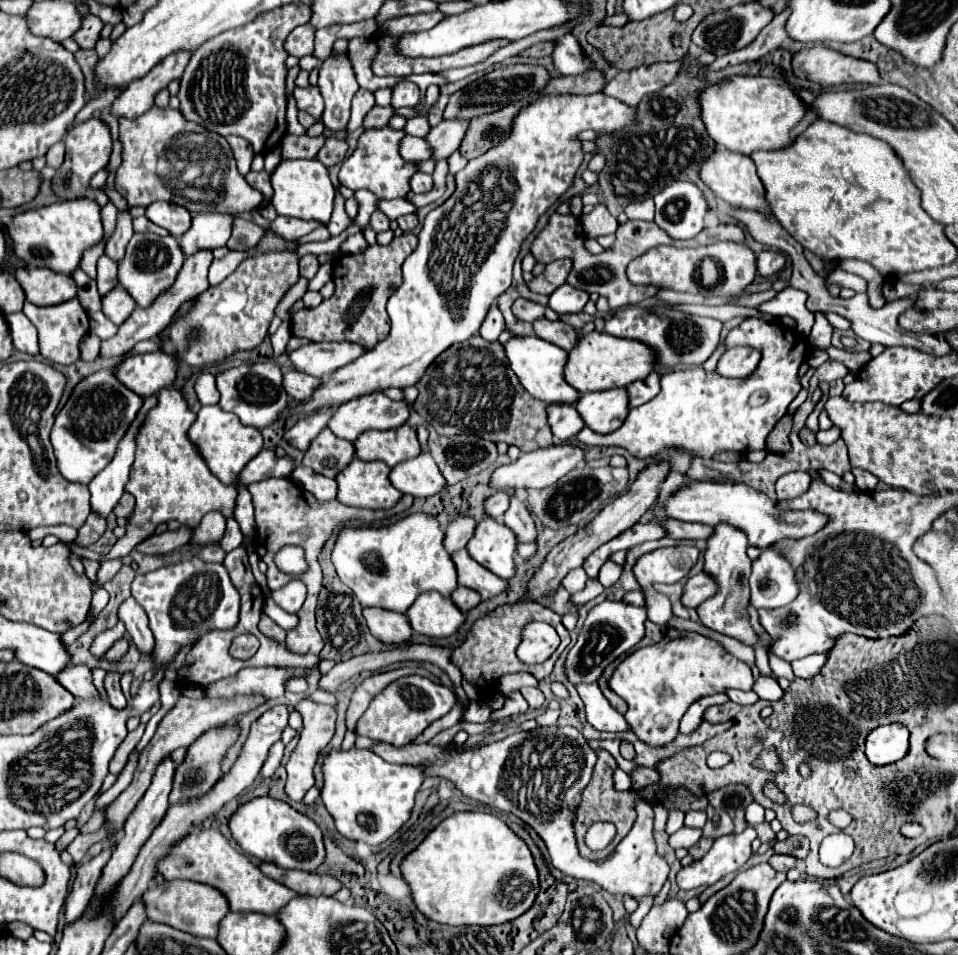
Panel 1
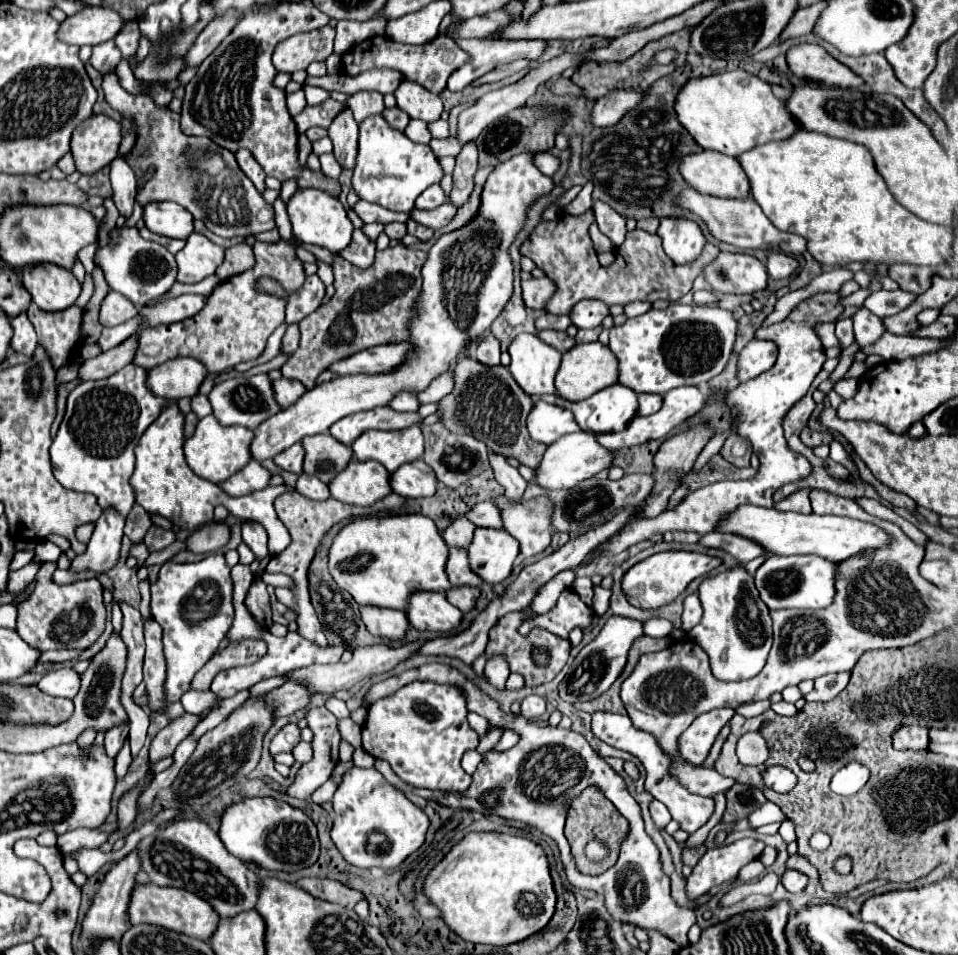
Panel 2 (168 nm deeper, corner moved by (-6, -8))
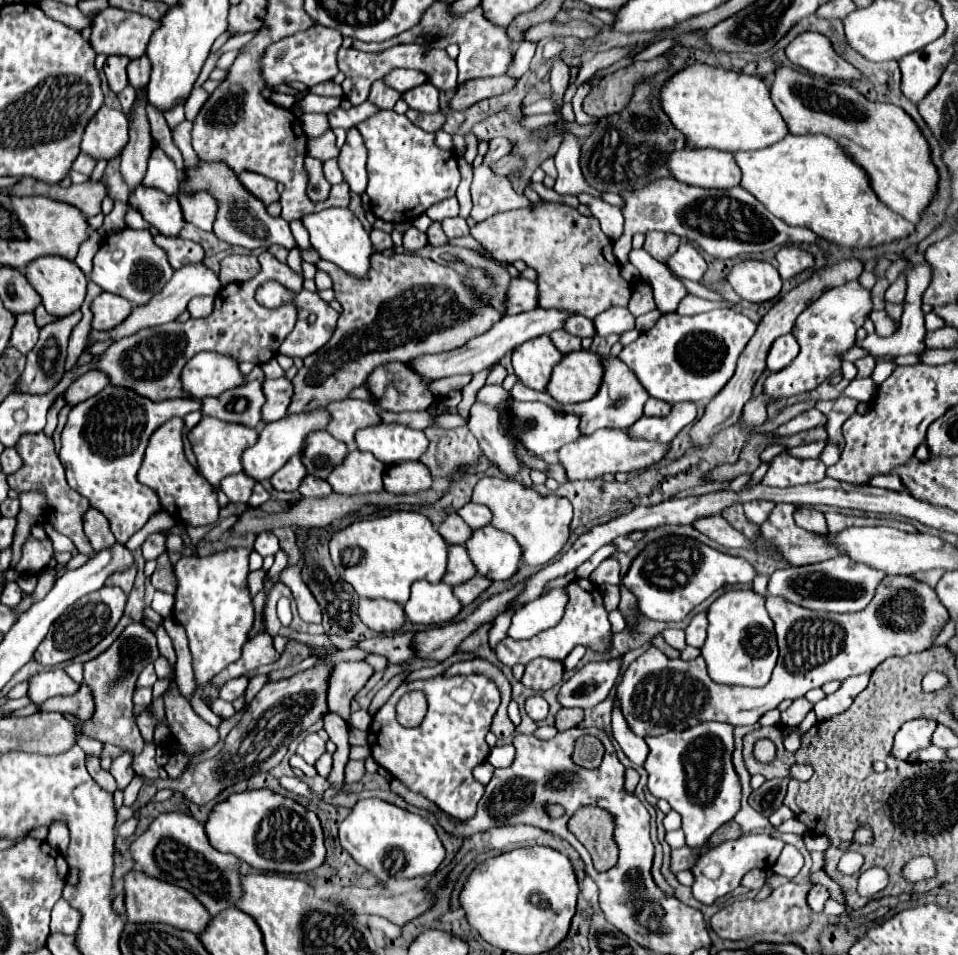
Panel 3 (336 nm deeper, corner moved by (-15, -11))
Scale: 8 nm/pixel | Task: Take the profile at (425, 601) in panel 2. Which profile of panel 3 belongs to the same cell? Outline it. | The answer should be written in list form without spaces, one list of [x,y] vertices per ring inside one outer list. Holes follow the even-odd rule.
[[[416,581],[412,583],[412,593],[408,603],[404,605],[406,617],[416,625],[446,625],[458,613],[462,605],[454,597],[452,587],[444,583],[428,583]]]

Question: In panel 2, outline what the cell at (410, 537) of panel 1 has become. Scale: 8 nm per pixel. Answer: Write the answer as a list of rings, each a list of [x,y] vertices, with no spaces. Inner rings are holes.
[[[405,514],[391,518],[361,518],[353,520],[339,530],[329,550],[329,572],[337,586],[353,596],[353,600],[361,606],[381,606],[393,610],[407,610],[409,598],[415,592],[447,592],[451,582],[445,574],[447,564],[447,544],[439,534],[435,522],[427,516]]]

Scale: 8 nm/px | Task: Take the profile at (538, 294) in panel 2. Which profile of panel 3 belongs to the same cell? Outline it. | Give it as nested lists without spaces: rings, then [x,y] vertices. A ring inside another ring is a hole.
[[[512,279],[506,291],[504,309],[508,315],[536,309],[536,283],[528,279]]]

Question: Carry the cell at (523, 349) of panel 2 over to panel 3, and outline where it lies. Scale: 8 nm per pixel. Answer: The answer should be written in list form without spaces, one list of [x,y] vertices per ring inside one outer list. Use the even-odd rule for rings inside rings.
[[[548,335],[536,337],[522,343],[512,351],[512,367],[516,377],[530,389],[546,391],[548,375],[552,367],[560,361],[562,353],[554,347]]]

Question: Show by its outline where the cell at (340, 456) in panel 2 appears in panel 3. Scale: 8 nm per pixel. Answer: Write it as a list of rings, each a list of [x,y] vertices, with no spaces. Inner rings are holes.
[[[314,431],[304,441],[302,463],[308,473],[326,479],[332,469],[344,461],[348,449],[344,443],[336,441],[328,431]]]

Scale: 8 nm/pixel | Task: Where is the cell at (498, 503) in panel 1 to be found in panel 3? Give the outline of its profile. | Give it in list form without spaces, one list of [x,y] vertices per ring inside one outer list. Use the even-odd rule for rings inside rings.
[[[466,503],[466,505],[460,507],[456,513],[458,513],[472,529],[480,529],[480,527],[488,525],[490,519],[492,519],[490,509],[486,509],[484,505],[476,505],[476,503]]]

